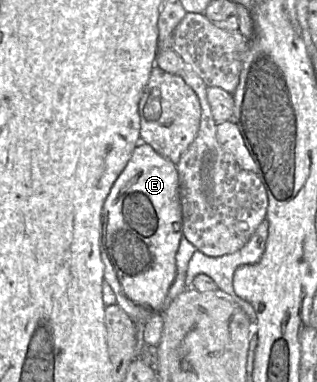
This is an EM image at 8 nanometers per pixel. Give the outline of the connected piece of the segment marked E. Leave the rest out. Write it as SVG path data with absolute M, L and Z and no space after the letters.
M136 141L135 149L132 156L128 161L126 167L114 182L102 209L102 231L100 239L100 253L101 259L104 265L104 279L109 283L112 288L117 304L123 309L123 311L134 321L135 324L144 325L149 318L156 313L163 313L163 302L168 294L168 291L176 276L176 261L175 256L179 247L182 234L182 211L179 200L178 190L178 174L176 165L170 160L159 155L148 144L138 145Z

